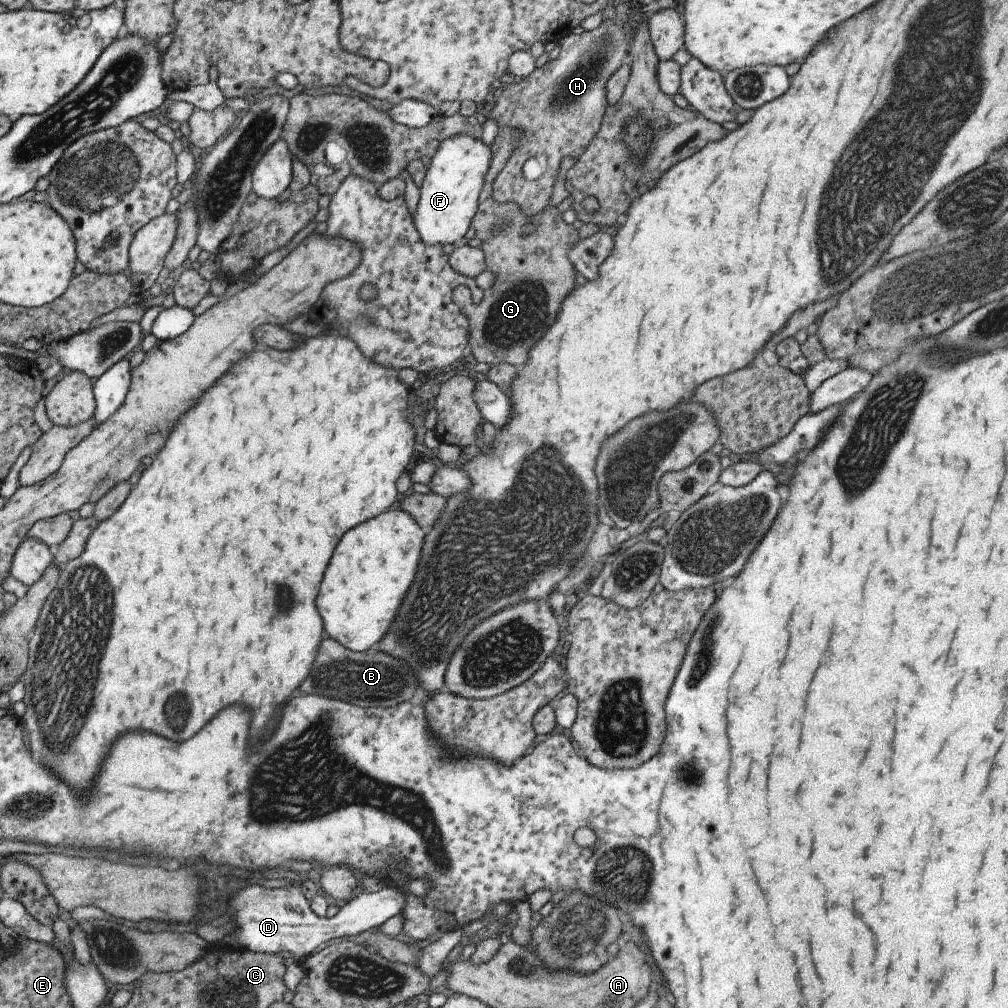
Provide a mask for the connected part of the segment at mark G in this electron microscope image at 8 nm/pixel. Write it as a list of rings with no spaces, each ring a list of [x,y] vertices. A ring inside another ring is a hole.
[[[499,127],[490,144],[490,167],[468,228],[473,230],[474,238],[480,240],[486,270],[493,274],[494,280],[489,288],[482,290],[478,305],[461,306],[469,318],[467,349],[476,362],[488,365],[509,363],[517,368],[525,364],[529,347],[553,324],[563,297],[576,286],[573,279],[575,270],[567,251],[578,239],[577,231],[563,221],[556,206],[547,204],[539,212],[526,217],[517,203],[493,200],[494,172],[504,167],[519,138],[517,129]],[[525,224],[533,226],[530,234],[521,231]]]

